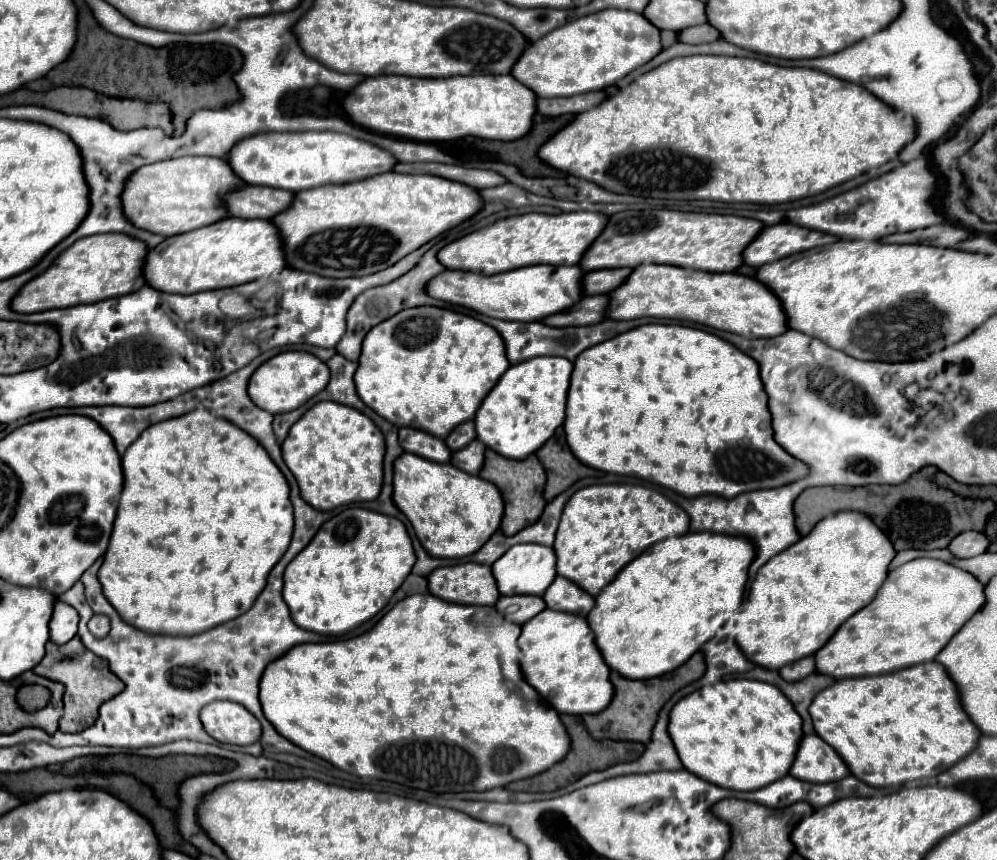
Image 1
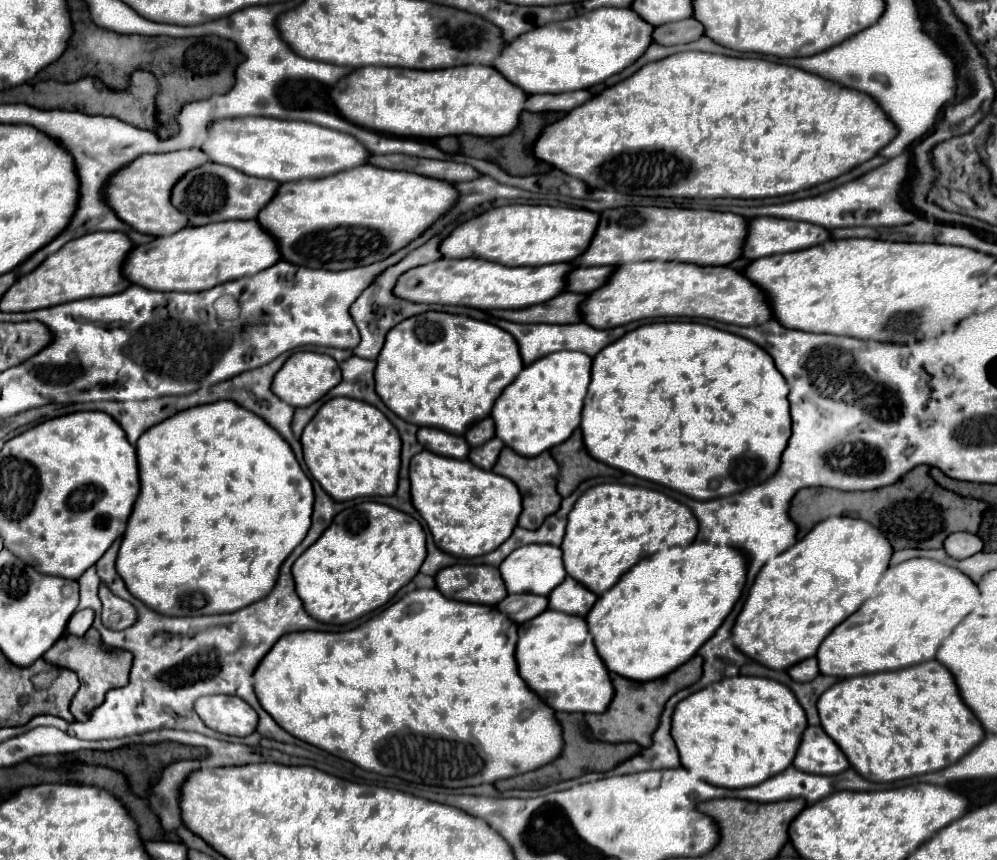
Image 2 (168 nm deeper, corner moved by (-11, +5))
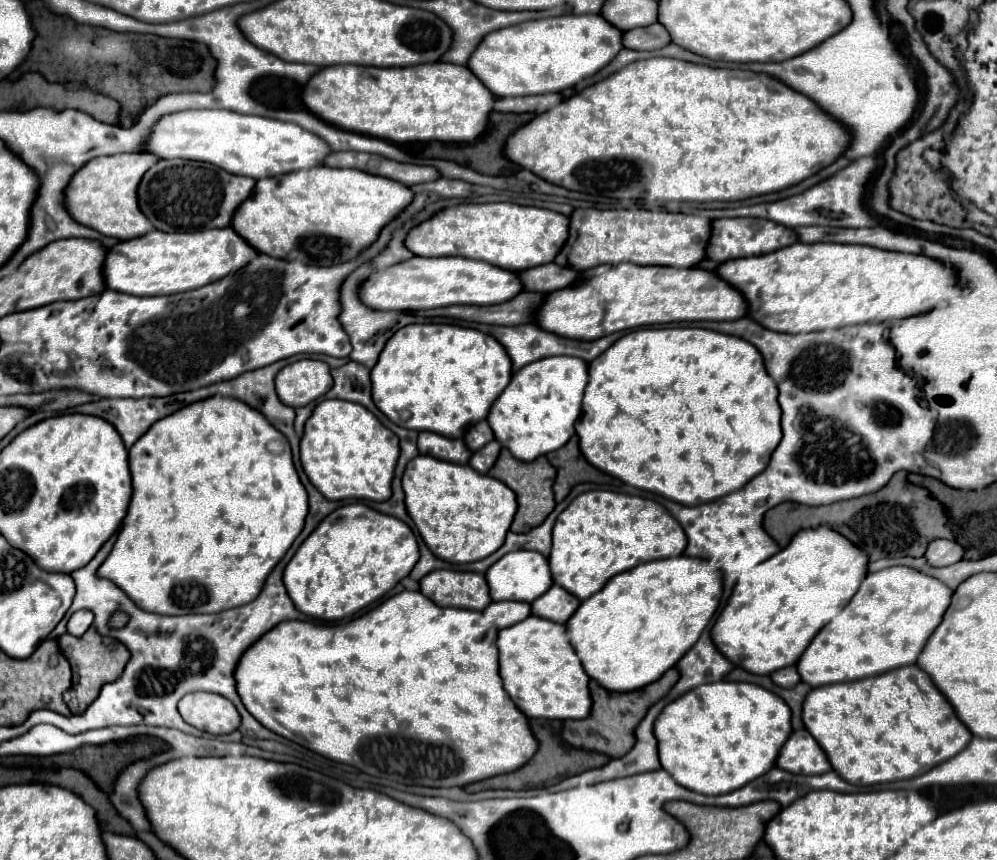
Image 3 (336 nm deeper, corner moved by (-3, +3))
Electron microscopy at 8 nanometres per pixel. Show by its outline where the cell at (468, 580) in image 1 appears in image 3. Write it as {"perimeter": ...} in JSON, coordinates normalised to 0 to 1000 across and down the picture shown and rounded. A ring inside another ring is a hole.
{"perimeter":[[[435,663],[421,674],[421,688],[431,695],[435,702],[447,707],[469,707],[469,709],[485,709],[493,698],[489,691],[489,679],[483,667],[477,665],[459,665],[459,663]]]}

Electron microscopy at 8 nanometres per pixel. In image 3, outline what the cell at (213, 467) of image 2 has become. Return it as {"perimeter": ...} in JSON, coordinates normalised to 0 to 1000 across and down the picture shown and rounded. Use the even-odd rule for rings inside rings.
{"perimeter":[[[221,458],[193,467],[185,474],[177,477],[177,481],[171,481],[169,486],[162,486],[160,491],[156,491],[148,500],[148,505],[144,505],[144,509],[140,509],[140,514],[136,514],[136,519],[130,521],[130,551],[132,551],[132,567],[134,567],[132,584],[130,584],[124,607],[122,607],[122,616],[114,630],[114,637],[112,637],[110,647],[104,651],[104,656],[100,658],[98,667],[102,672],[112,674],[116,681],[120,681],[136,700],[136,705],[140,705],[146,712],[213,714],[213,712],[221,712],[221,709],[229,709],[229,707],[237,707],[237,705],[253,700],[253,695],[257,695],[257,691],[261,691],[267,670],[285,649],[287,640],[293,635],[297,623],[303,619],[305,602],[309,598],[309,574],[299,556],[299,549],[293,537],[293,526],[291,526],[291,519],[289,519],[285,505],[279,502],[267,488],[267,484],[263,479],[255,477],[253,472],[249,472],[237,463],[229,463],[229,460],[221,460]],[[273,512],[283,512],[287,516],[283,528],[271,528],[267,523],[267,516]]]}

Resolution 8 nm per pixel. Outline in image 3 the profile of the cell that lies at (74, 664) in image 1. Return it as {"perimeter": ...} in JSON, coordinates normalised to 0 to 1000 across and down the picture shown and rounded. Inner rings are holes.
{"perimeter":[[[94,728],[82,742],[64,737],[60,742],[60,753],[62,753],[64,763],[68,765],[70,774],[74,779],[78,779],[78,793],[76,793],[76,800],[74,800],[74,807],[78,812],[78,828],[84,828],[90,821],[90,816],[98,809],[98,805],[100,805],[100,800],[104,795],[116,791],[122,784],[122,779],[124,779],[124,774],[126,774],[126,770],[130,765],[128,753],[120,744],[100,740]]]}

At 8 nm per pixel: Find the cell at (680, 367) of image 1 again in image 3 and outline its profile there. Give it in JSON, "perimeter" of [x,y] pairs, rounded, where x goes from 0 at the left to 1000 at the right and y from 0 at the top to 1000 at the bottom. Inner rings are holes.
{"perimeter":[[[650,381],[650,384],[638,384],[638,386],[624,391],[602,416],[592,421],[592,440],[590,440],[590,449],[586,456],[584,484],[578,493],[578,505],[582,509],[584,528],[600,547],[604,547],[640,570],[656,572],[660,577],[666,577],[666,579],[676,581],[686,588],[700,588],[700,586],[714,584],[718,579],[724,579],[724,577],[744,567],[750,558],[754,558],[758,551],[762,551],[770,542],[772,530],[784,509],[782,484],[784,484],[784,477],[780,472],[778,444],[768,433],[764,412],[752,398],[748,398],[740,391],[730,391],[730,388],[706,384],[706,381]]]}

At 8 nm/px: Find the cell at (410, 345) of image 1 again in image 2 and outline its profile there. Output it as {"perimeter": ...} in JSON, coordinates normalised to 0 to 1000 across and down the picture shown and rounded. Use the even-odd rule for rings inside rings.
{"perimeter":[[[431,360],[403,372],[387,388],[385,402],[377,416],[375,442],[377,458],[403,488],[417,495],[433,495],[453,505],[465,505],[469,495],[491,481],[495,465],[522,435],[524,428],[526,423],[514,388],[491,374]]]}

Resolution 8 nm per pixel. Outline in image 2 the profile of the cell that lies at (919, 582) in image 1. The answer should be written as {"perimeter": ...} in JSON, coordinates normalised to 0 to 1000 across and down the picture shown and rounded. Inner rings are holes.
{"perimeter":[[[915,649],[901,658],[893,658],[875,695],[839,728],[826,749],[822,749],[818,758],[820,777],[830,786],[853,788],[935,767],[951,735],[981,702],[981,679],[967,670],[967,665],[951,660],[951,656],[935,649]]]}

